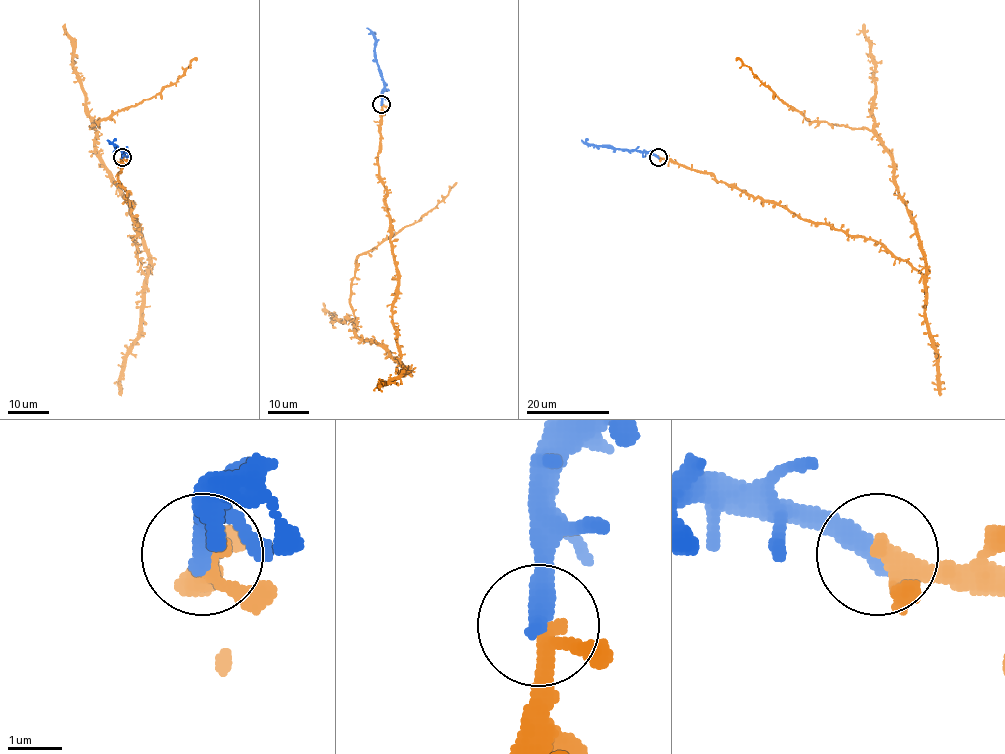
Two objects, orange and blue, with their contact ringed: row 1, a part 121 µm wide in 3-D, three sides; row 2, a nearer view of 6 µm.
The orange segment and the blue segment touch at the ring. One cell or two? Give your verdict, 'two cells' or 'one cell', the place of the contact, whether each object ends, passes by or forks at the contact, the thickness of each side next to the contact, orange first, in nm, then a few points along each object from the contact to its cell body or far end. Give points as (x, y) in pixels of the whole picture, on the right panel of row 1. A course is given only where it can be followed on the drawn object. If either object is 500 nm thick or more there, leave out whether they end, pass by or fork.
one cell; at (658, 157); orange passes by; blue ends there; 280 nm thick on the orange side, 440 nm on the other; orange runs (658, 157), (880, 241), (925, 273), (888, 148), (863, 128), (810, 121), (736, 58); blue runs (658, 157), (588, 145), (581, 140)

